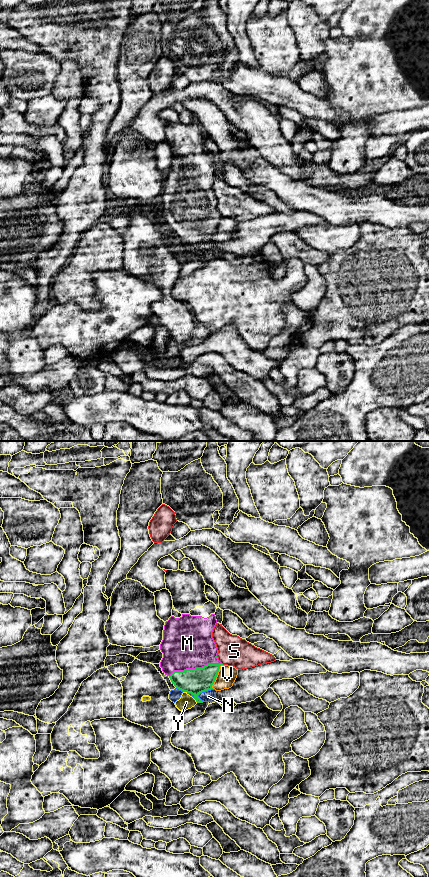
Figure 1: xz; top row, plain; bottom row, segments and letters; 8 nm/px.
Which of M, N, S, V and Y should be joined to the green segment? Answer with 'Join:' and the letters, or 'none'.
Join: M

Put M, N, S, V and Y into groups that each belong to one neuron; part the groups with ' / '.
M / N Y / S / V

